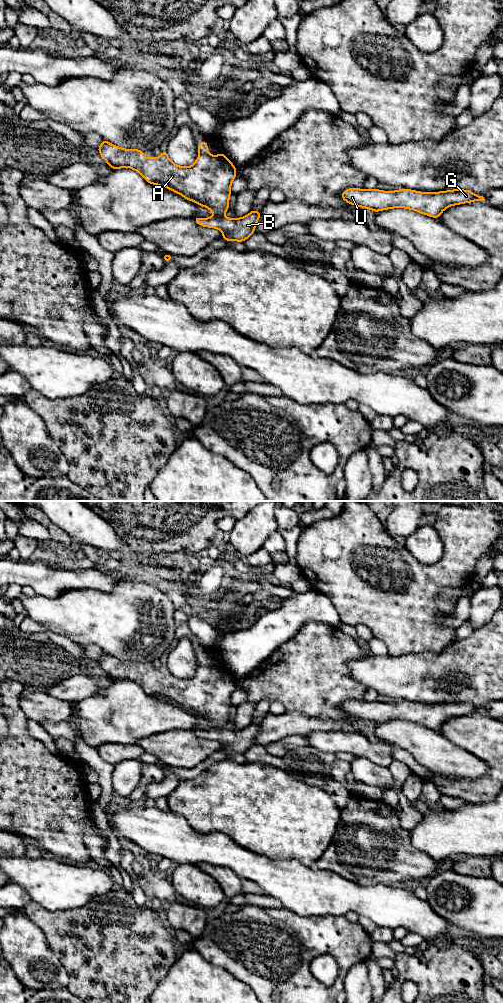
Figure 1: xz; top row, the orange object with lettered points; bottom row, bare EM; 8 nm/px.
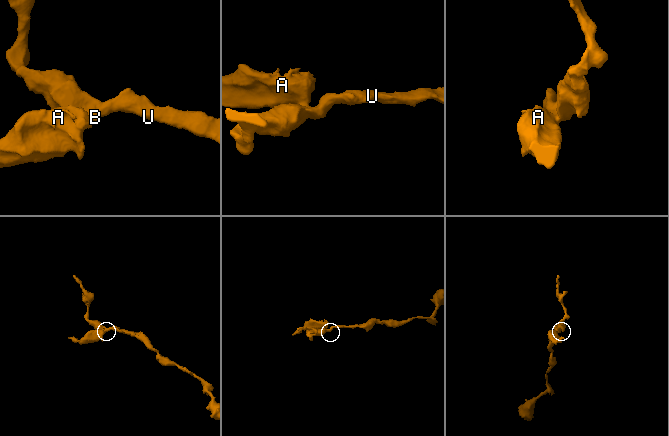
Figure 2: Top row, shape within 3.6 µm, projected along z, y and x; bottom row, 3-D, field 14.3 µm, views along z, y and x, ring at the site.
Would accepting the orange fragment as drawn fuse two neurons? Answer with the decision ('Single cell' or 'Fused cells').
Fused cells

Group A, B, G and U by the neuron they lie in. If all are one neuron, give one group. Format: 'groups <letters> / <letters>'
groups A / B G U

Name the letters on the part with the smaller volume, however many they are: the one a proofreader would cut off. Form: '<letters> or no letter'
A

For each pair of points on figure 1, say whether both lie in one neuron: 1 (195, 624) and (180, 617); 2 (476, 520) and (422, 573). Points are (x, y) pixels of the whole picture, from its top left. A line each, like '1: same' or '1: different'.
1: different
2: same

